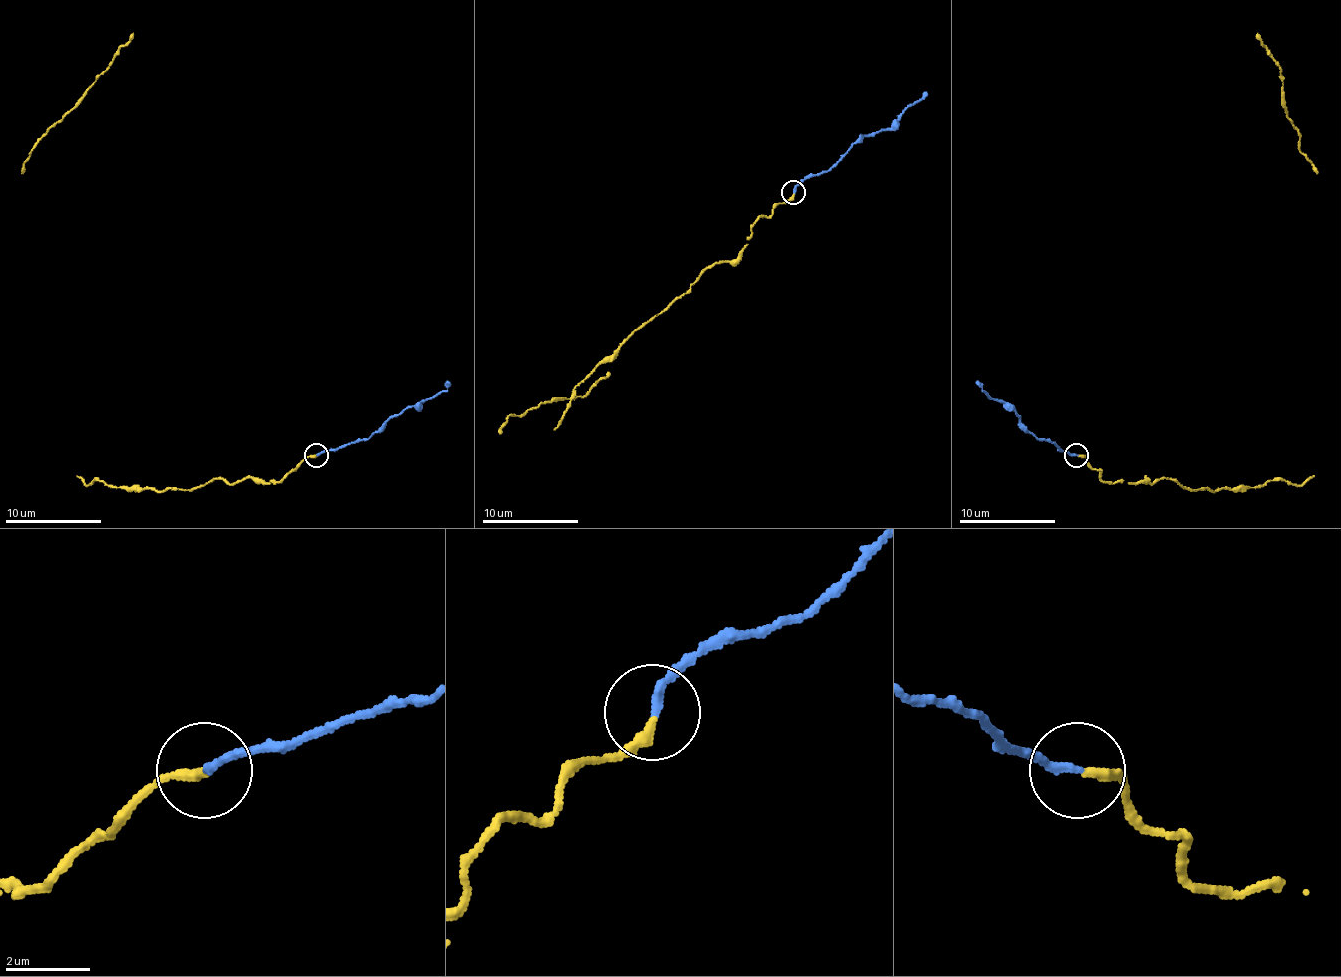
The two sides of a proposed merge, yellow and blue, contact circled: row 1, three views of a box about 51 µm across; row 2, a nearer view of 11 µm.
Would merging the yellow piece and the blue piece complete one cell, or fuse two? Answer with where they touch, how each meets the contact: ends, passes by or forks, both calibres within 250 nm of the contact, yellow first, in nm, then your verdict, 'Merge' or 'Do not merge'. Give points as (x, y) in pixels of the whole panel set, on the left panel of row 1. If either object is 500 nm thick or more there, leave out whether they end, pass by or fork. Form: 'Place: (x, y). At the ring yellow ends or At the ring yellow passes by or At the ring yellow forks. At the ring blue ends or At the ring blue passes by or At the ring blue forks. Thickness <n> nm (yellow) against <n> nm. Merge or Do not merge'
Place: (316, 455). At the ring yellow ends. At the ring blue ends. Thickness 240 nm (yellow) against 200 nm. Do not merge

